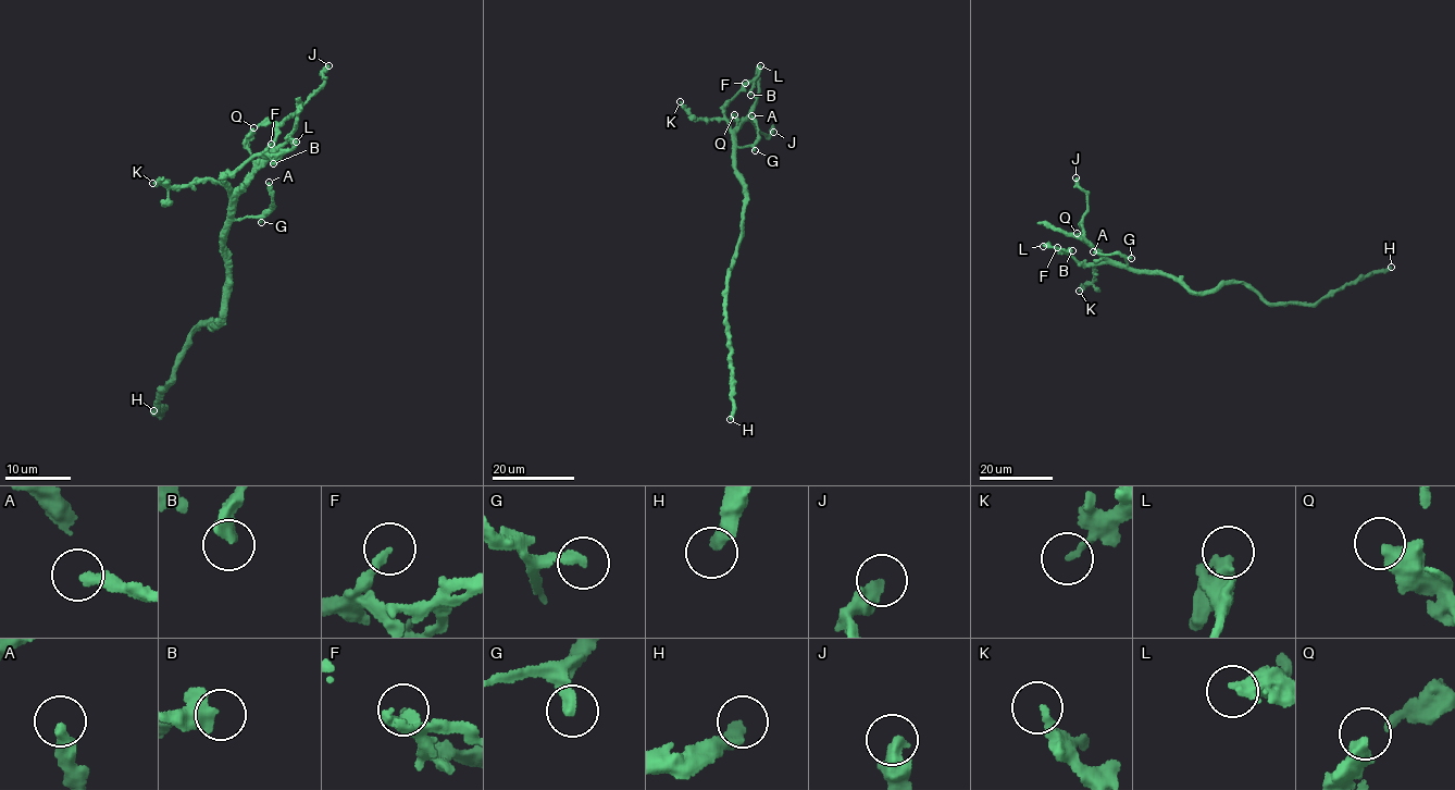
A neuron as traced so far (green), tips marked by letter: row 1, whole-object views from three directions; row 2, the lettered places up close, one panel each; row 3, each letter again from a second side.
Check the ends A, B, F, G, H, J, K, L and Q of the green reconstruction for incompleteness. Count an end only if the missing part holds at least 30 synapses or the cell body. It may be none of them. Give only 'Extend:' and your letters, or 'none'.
Extend: none

